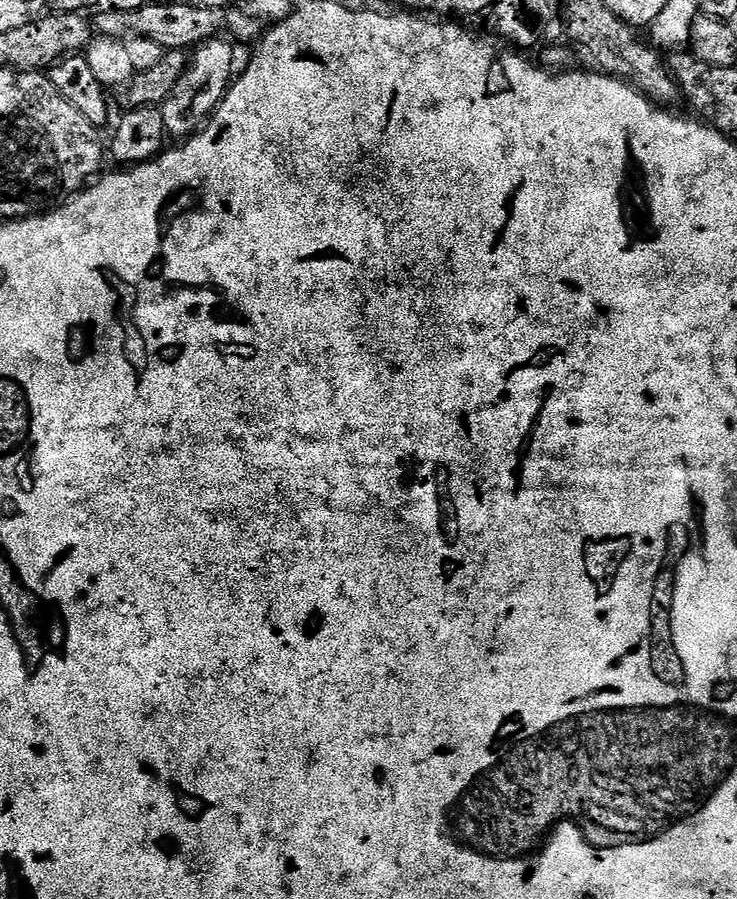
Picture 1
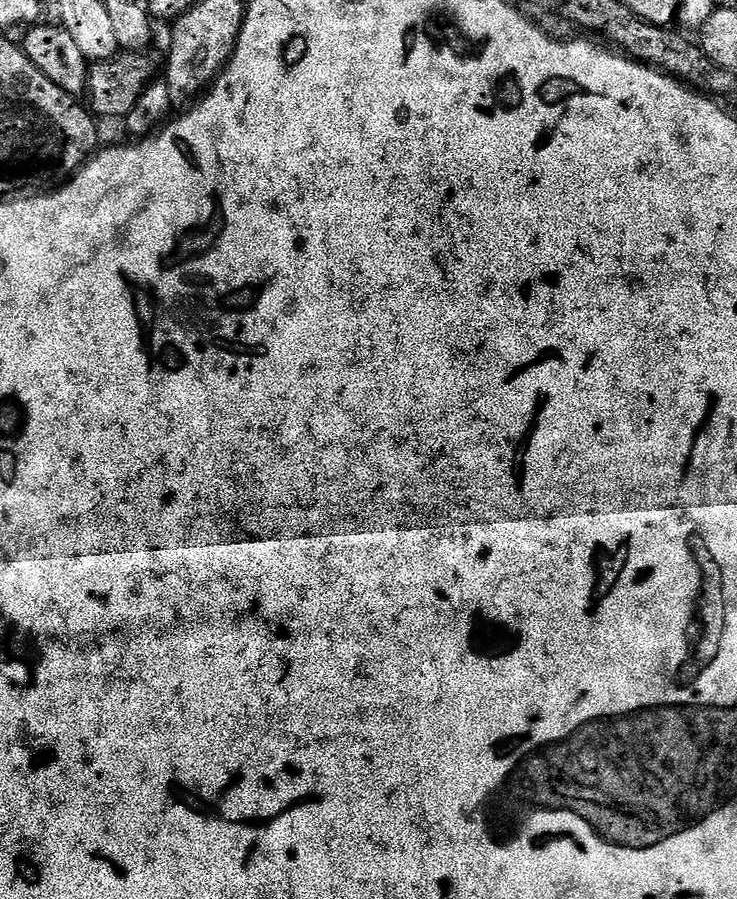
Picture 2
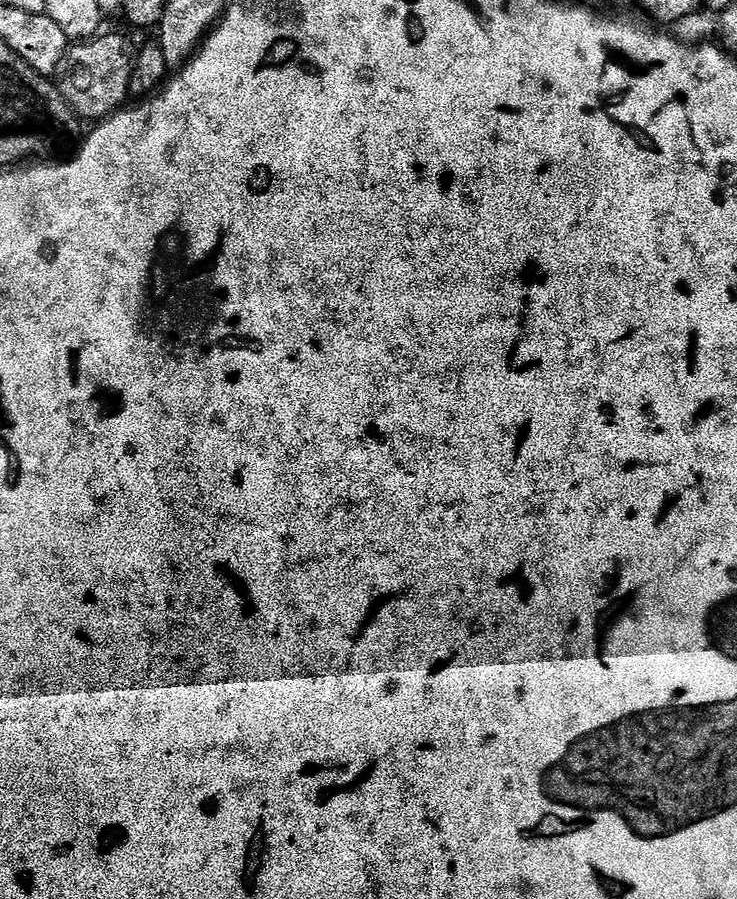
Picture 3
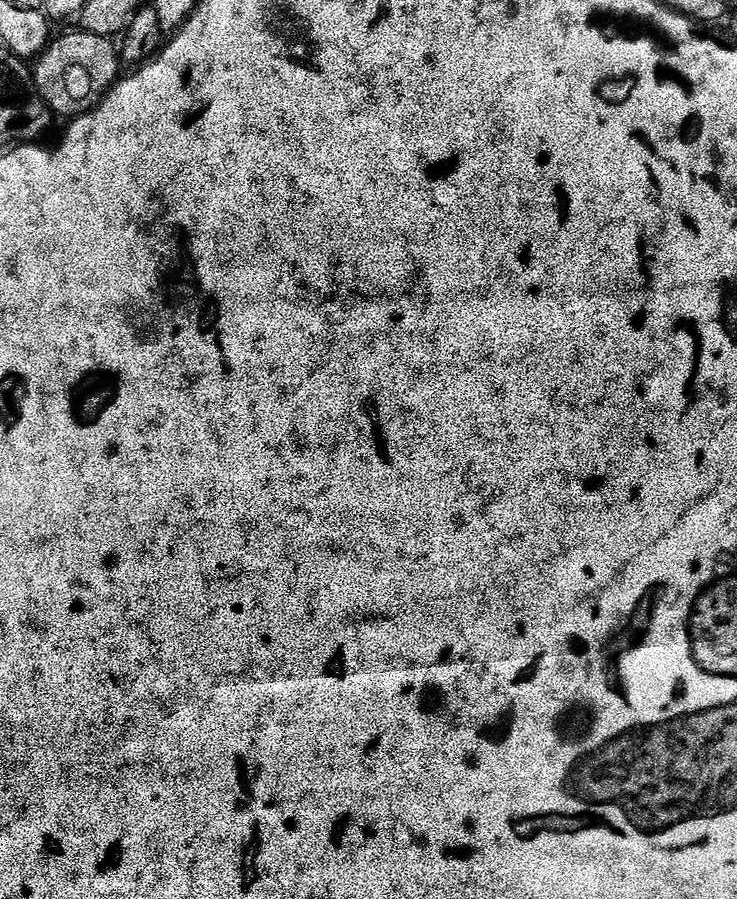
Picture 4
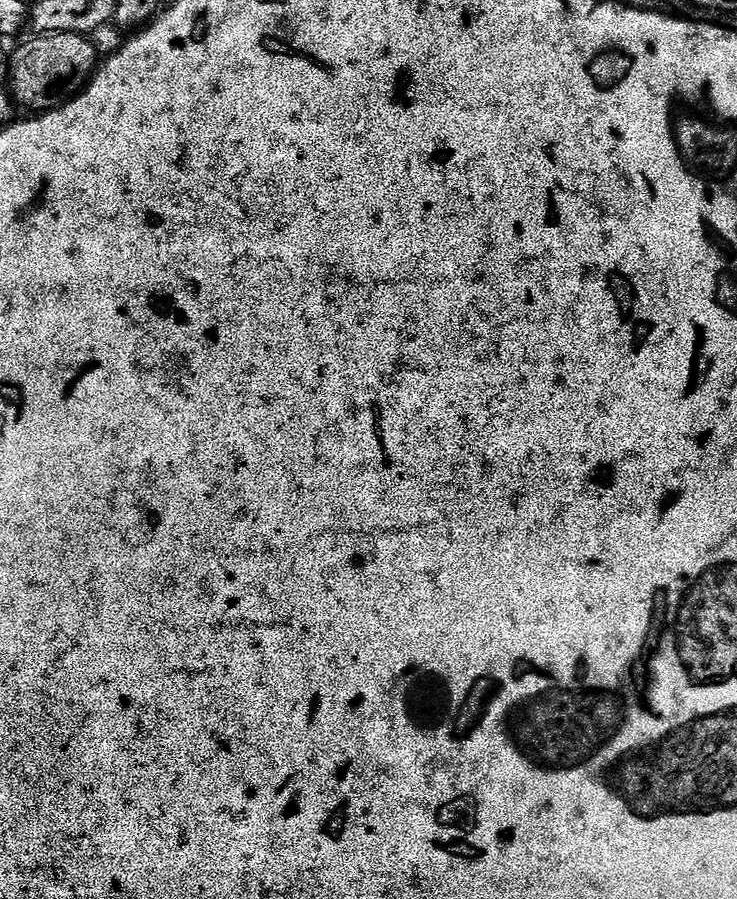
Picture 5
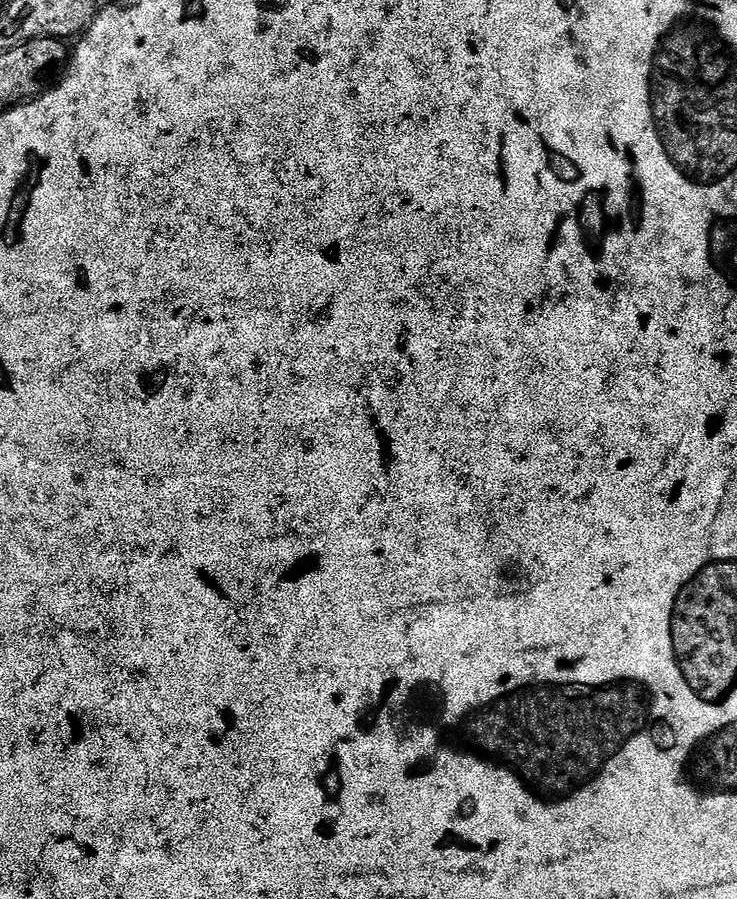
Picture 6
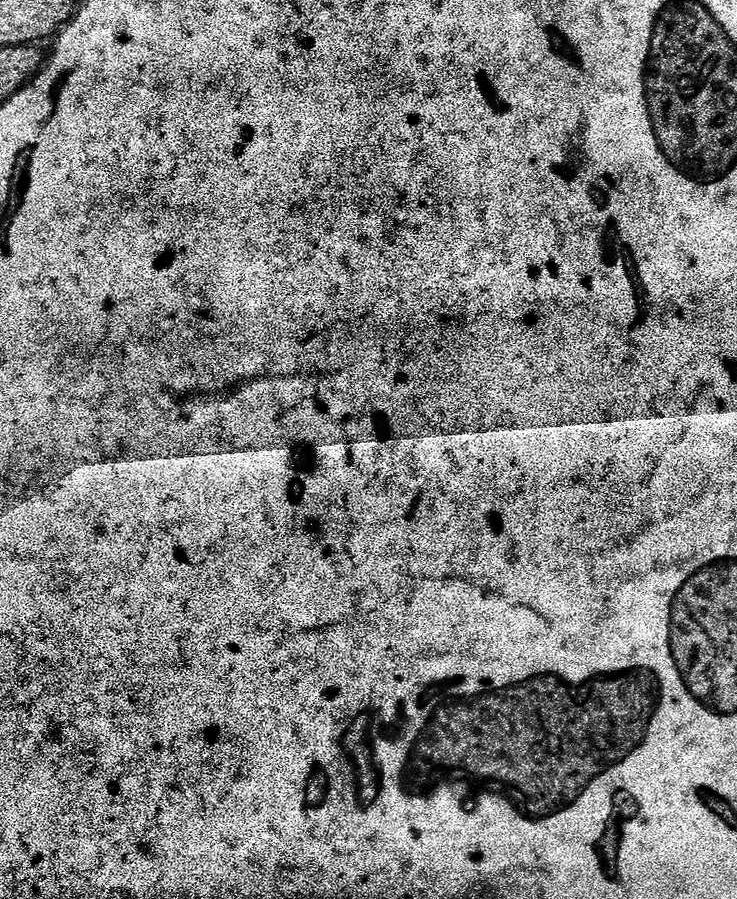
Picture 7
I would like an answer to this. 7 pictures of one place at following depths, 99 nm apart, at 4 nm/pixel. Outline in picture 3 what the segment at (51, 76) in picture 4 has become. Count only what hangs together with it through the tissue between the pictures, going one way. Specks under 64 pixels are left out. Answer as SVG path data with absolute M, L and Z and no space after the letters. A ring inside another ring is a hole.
M97 34L92 39L81 40L73 43L64 55L63 65L58 73L58 87L66 102L74 109L81 121L99 122L125 107L130 100L130 82L132 71L136 65L137 49L124 36L104 36Z

